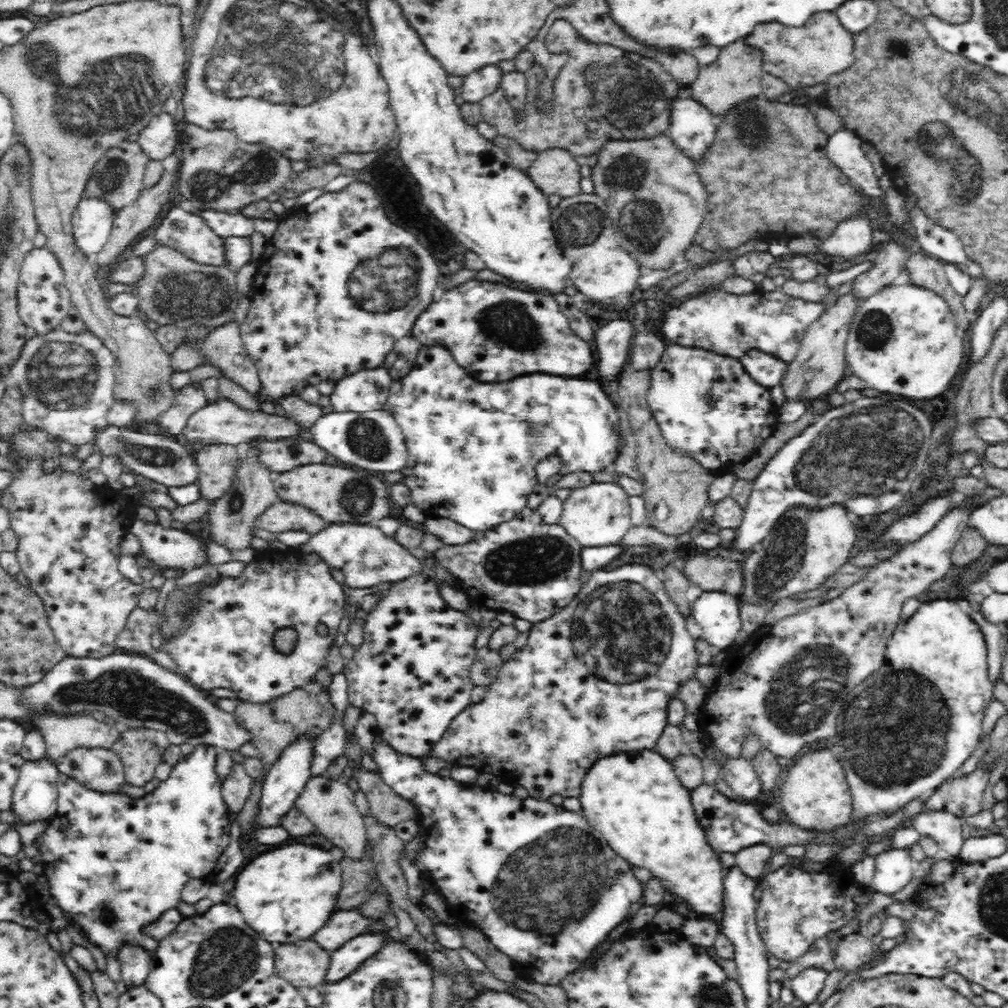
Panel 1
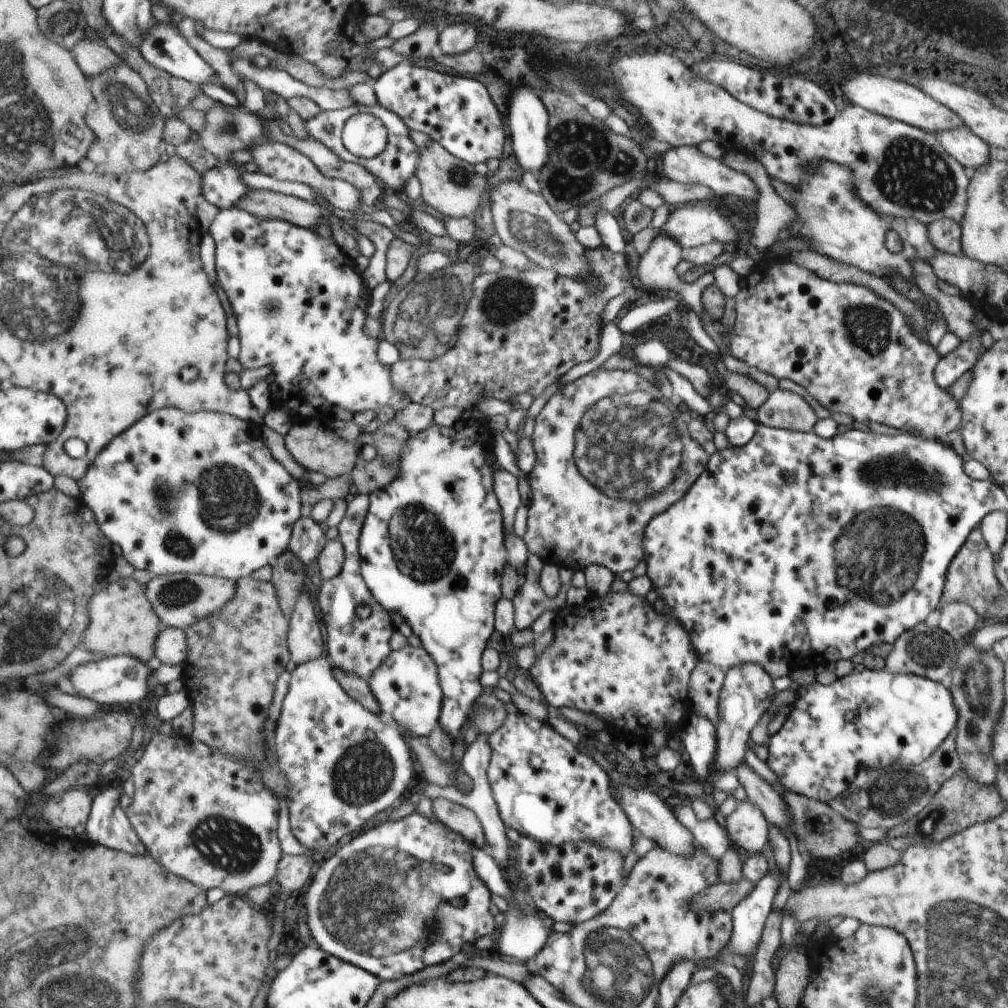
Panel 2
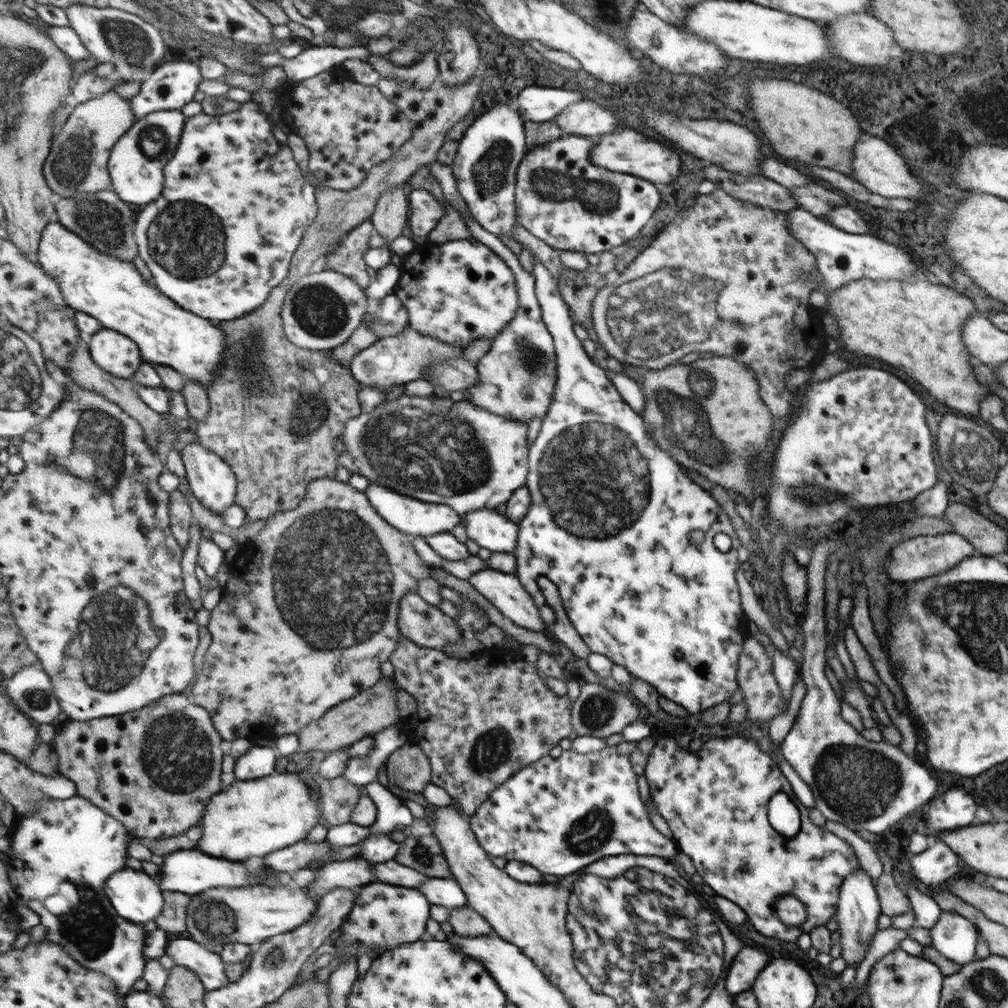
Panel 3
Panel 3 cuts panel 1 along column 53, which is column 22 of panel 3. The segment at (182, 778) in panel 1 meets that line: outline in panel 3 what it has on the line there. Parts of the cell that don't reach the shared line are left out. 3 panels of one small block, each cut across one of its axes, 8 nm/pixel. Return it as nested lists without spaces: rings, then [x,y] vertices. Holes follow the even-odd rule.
[[[78,794],[68,800],[46,800],[32,816],[19,816],[14,829],[14,850],[10,863],[6,863],[8,876],[19,897],[27,900],[30,909],[41,917],[47,939],[62,944],[71,956],[91,970],[102,972],[119,985],[120,995],[134,991],[133,986],[144,977],[151,965],[145,958],[146,940],[150,932],[145,924],[125,919],[114,906],[107,893],[108,880],[116,873],[128,869],[130,841],[135,837],[132,832],[104,808],[94,804],[89,798]]]

